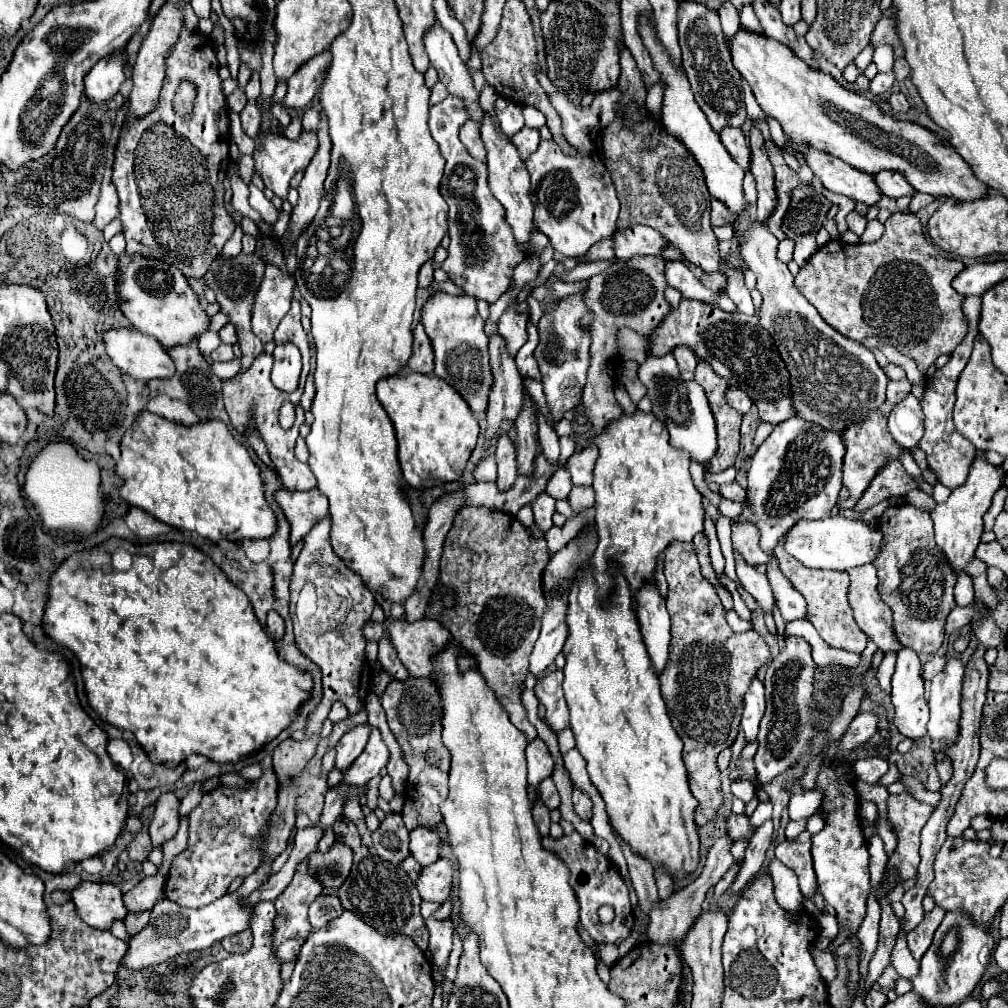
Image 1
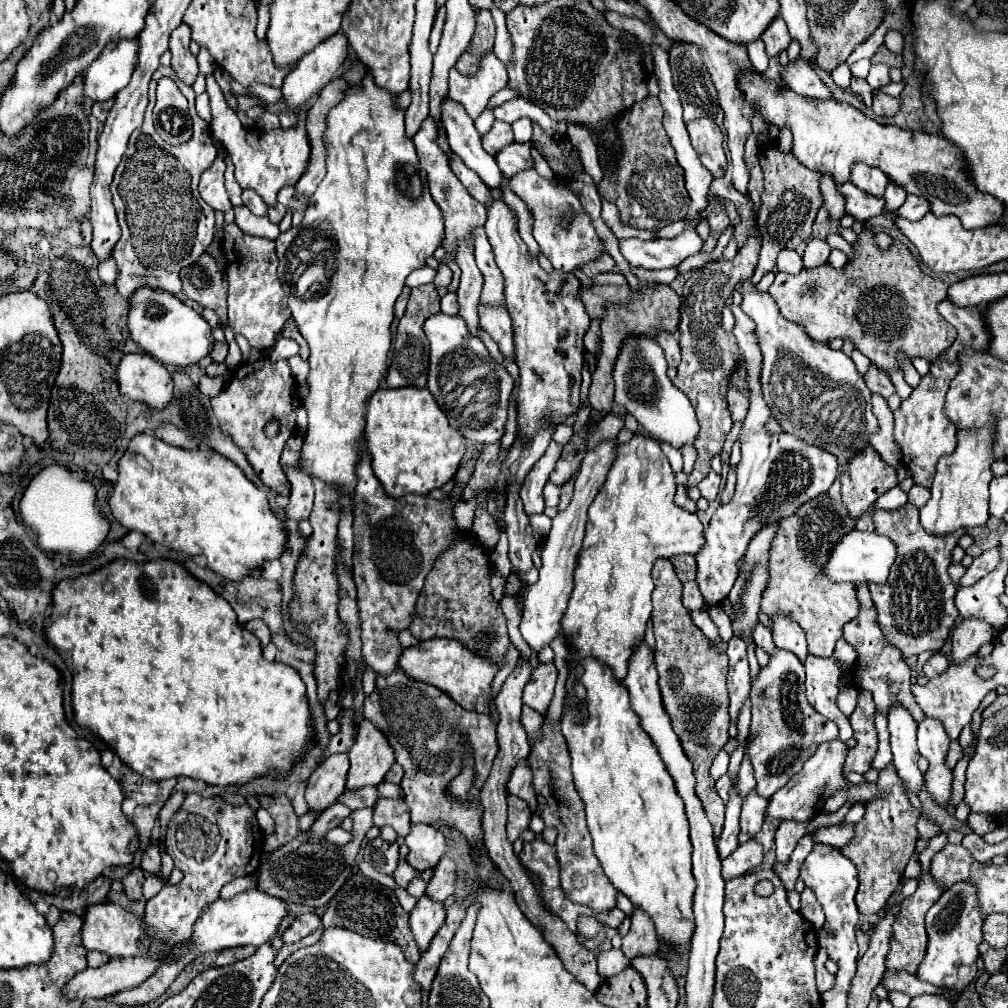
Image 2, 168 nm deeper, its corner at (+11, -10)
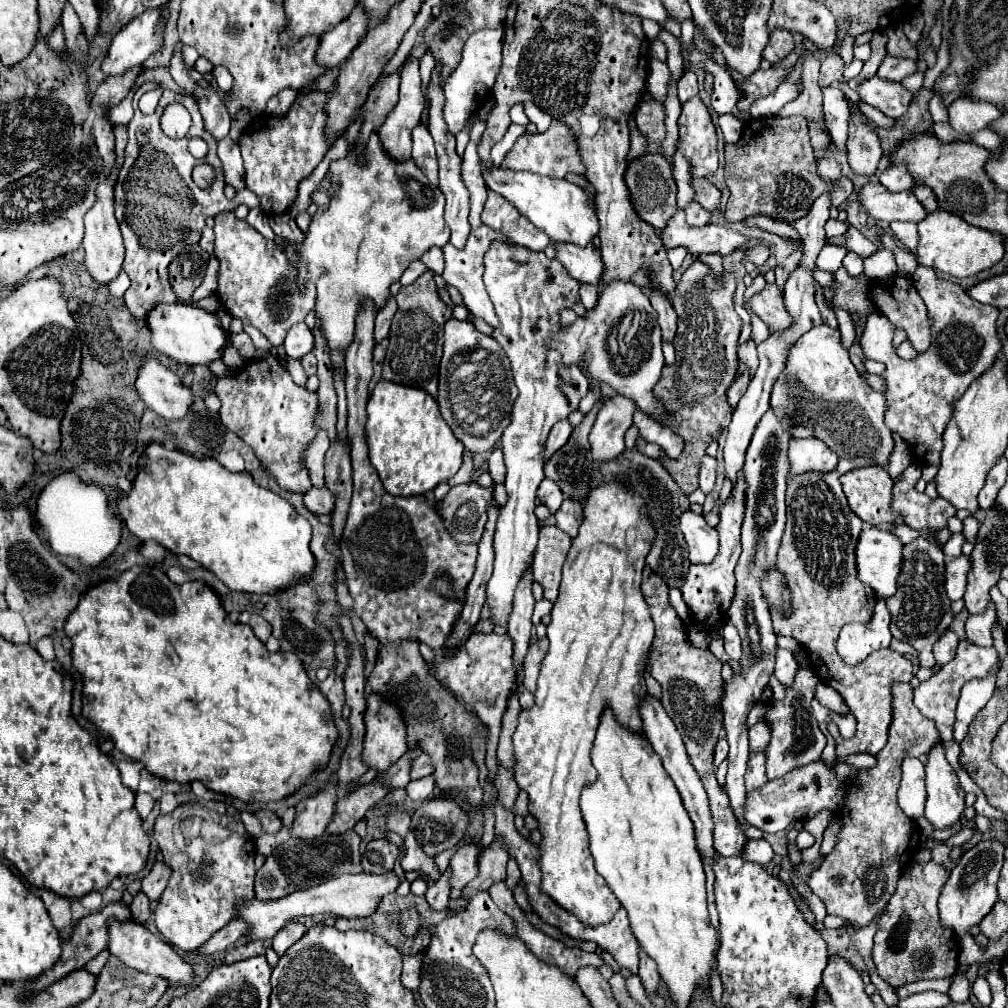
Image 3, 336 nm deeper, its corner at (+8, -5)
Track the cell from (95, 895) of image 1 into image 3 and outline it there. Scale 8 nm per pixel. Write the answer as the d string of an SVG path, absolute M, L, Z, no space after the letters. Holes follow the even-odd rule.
M110 921L108 923L110 929L110 947L108 951L112 955L116 955L124 965L142 971L142 973L150 973L150 975L158 975L164 977L170 987L190 987L192 979L194 979L194 971L192 965L186 963L174 949L170 943L166 943L160 935L146 931L142 925L136 925L134 921Z

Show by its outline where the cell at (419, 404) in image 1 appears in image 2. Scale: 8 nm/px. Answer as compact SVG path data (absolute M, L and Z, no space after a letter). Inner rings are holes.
M381 388L367 400L365 440L371 466L385 492L393 498L405 494L429 494L453 480L465 454L465 438L449 428L427 388Z

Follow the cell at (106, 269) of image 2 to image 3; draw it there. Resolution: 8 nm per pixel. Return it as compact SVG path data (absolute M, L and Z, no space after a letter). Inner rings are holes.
M122 271L112 283L110 283L110 295L114 295L114 297L122 297L124 293L126 293L126 289L130 287L130 277Z

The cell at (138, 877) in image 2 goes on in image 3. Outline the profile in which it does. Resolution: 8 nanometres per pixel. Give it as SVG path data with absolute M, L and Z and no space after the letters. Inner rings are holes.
M142 891L134 897L134 901L132 901L132 905L130 905L130 911L132 911L132 919L134 919L138 925L148 927L150 917L152 917L152 911L150 911L150 901L148 901L148 897L146 897Z

